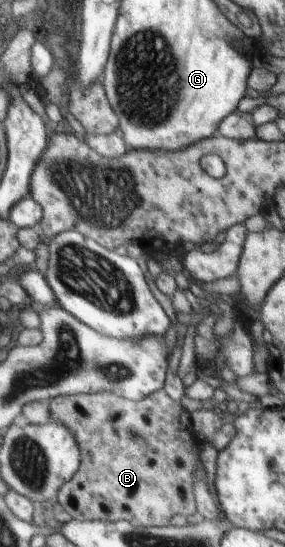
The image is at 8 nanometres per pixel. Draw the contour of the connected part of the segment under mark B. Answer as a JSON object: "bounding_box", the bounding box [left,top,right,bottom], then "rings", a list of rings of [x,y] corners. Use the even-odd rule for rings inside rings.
{"bounding_box":[49,390,206,527],"rings":[[[157,390],[156,394],[149,395],[147,399],[130,400],[124,396],[113,395],[111,391],[103,391],[99,393],[78,393],[67,396],[57,396],[49,401],[51,408],[51,417],[59,423],[64,423],[71,429],[73,435],[76,435],[77,443],[81,447],[81,467],[79,471],[73,475],[69,482],[61,486],[57,490],[57,499],[63,510],[70,515],[71,519],[83,520],[103,520],[119,523],[120,520],[127,520],[134,526],[149,527],[149,525],[168,525],[173,523],[173,519],[177,519],[177,515],[183,516],[185,519],[189,515],[197,515],[197,505],[195,505],[195,493],[193,493],[193,485],[195,481],[205,481],[206,471],[201,462],[201,444],[202,436],[198,435],[193,429],[193,419],[185,407],[181,407],[181,403],[177,399],[173,399],[173,395],[169,395],[169,391]]]}

